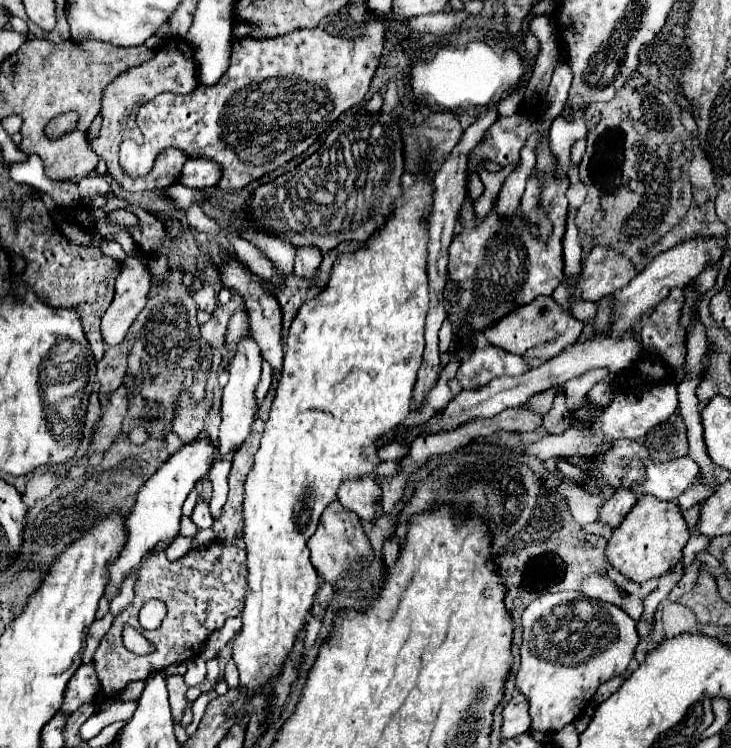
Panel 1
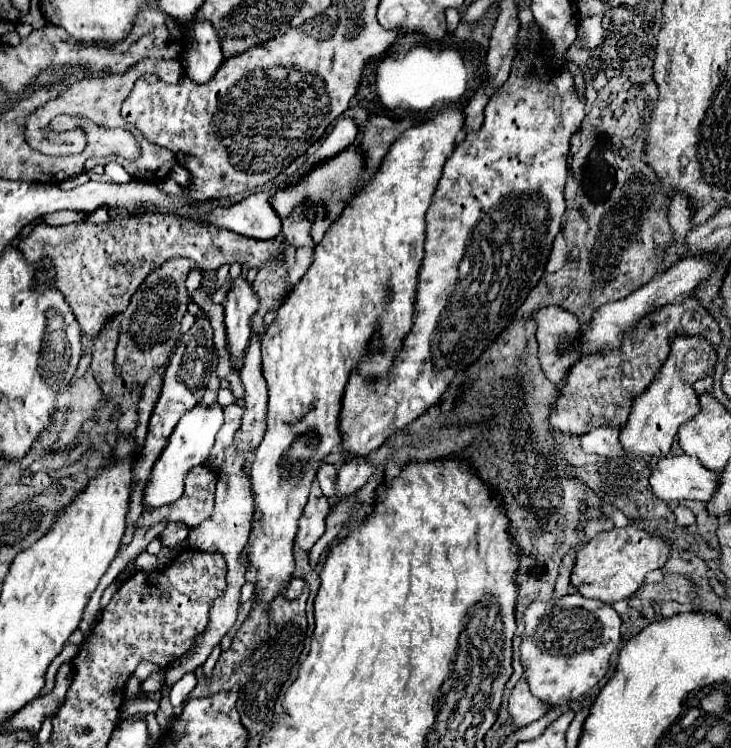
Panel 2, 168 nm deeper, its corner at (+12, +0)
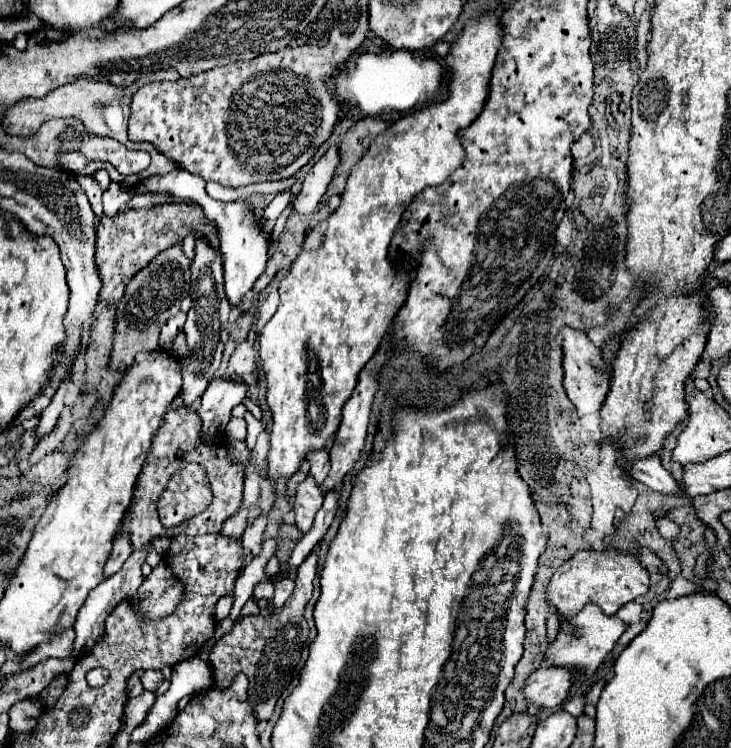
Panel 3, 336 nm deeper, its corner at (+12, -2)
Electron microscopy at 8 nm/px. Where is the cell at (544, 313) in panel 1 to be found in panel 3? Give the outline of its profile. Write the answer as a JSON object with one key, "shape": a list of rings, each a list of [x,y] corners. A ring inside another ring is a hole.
{"shape":[[[562,328],[560,336],[562,336],[562,350],[564,350],[564,366],[562,368],[564,368],[566,394],[568,394],[570,402],[576,406],[578,416],[594,414],[602,408],[602,402],[608,394],[612,368],[602,360],[600,350],[590,342],[590,338],[586,334],[582,334],[580,330]]]}

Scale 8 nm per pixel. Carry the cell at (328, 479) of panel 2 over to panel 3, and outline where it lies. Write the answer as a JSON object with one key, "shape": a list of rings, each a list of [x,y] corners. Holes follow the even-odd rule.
{"shape":[[[312,450],[312,454],[308,454],[308,462],[312,466],[312,476],[316,478],[318,484],[324,482],[328,470],[330,470],[330,460],[328,460],[328,450]]]}

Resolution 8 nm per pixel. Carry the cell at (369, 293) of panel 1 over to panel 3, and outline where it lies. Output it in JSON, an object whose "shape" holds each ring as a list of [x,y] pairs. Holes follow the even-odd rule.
{"shape":[[[488,10],[488,12],[482,12],[480,16],[476,18],[470,18],[466,20],[462,32],[450,42],[450,52],[448,56],[444,58],[446,60],[446,66],[448,70],[452,72],[452,78],[450,78],[450,94],[444,102],[432,102],[432,104],[426,104],[422,110],[414,110],[412,114],[408,116],[402,116],[400,120],[396,120],[388,130],[384,130],[382,134],[378,134],[374,138],[374,142],[370,144],[370,148],[364,152],[362,160],[352,168],[352,174],[346,182],[346,190],[342,194],[342,202],[340,206],[322,222],[318,222],[316,226],[312,226],[308,232],[306,232],[306,238],[302,242],[302,250],[298,254],[298,258],[292,262],[288,274],[282,278],[280,282],[280,306],[276,310],[276,314],[266,322],[266,326],[262,328],[262,334],[258,338],[258,346],[260,346],[260,358],[264,362],[264,372],[266,372],[266,382],[268,382],[268,406],[272,410],[272,430],[270,430],[270,452],[268,452],[268,474],[272,480],[276,482],[284,482],[288,480],[292,474],[296,474],[296,470],[300,468],[300,464],[306,460],[306,452],[308,450],[320,450],[326,446],[328,438],[338,430],[340,426],[340,420],[342,420],[342,406],[346,404],[346,400],[350,398],[356,382],[358,382],[358,374],[360,370],[366,366],[366,362],[374,356],[374,352],[378,350],[382,338],[388,334],[390,326],[392,326],[392,318],[396,318],[396,310],[400,310],[400,306],[404,306],[404,290],[408,288],[408,274],[404,274],[404,270],[408,270],[408,266],[392,266],[392,260],[388,258],[390,256],[390,240],[394,236],[394,230],[398,228],[400,224],[400,216],[402,212],[408,208],[408,204],[412,202],[412,198],[422,192],[426,186],[432,186],[432,184],[438,184],[438,182],[444,182],[448,174],[452,174],[452,170],[456,170],[464,158],[464,150],[458,142],[458,128],[466,128],[470,126],[482,112],[484,104],[486,104],[486,98],[490,94],[490,80],[492,80],[492,70],[494,70],[494,62],[496,62],[496,54],[498,54],[498,48],[500,48],[500,16],[494,12],[494,10]]]}

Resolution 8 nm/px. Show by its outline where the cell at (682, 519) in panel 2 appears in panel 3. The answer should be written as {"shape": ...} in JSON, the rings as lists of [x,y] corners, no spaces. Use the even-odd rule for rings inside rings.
{"shape":[[[658,518],[658,520],[656,520],[656,528],[658,528],[658,532],[660,532],[666,540],[676,538],[676,534],[678,534],[678,526],[676,526],[674,522],[670,522],[668,518]]]}

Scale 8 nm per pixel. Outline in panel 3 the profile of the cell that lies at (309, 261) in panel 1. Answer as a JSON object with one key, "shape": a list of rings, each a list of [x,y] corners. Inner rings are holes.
{"shape":[[[330,146],[326,150],[326,154],[312,166],[312,170],[308,172],[300,194],[294,198],[294,208],[298,214],[310,214],[314,212],[314,208],[318,206],[322,194],[326,192],[328,184],[334,178],[334,172],[340,164],[340,156],[338,156],[338,146]]]}

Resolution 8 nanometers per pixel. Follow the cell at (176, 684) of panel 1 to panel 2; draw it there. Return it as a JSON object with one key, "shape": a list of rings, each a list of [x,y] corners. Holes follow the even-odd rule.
{"shape":[[[152,674],[144,684],[142,684],[142,690],[144,692],[160,692],[164,686],[164,676],[162,674]]]}

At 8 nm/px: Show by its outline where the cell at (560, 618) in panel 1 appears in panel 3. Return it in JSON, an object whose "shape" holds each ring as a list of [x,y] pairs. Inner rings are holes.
{"shape":[[[586,604],[574,618],[570,618],[570,620],[566,620],[562,624],[558,640],[552,642],[552,644],[548,644],[546,660],[552,666],[568,666],[568,668],[580,670],[580,674],[576,676],[574,684],[576,686],[584,684],[584,682],[588,682],[596,674],[598,666],[612,652],[614,644],[624,634],[624,630],[626,630],[626,624],[618,616],[608,616],[608,614],[604,616],[602,610],[596,604]]]}

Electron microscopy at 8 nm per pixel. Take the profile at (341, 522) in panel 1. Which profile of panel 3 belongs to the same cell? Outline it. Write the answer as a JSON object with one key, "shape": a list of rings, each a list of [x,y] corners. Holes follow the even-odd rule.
{"shape":[[[308,476],[304,482],[298,484],[296,500],[294,500],[294,512],[296,512],[296,526],[304,534],[312,528],[314,516],[320,510],[322,500],[324,500],[324,494],[312,476]]]}

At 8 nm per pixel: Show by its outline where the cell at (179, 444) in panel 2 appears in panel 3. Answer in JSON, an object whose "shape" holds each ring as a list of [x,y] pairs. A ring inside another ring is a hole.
{"shape":[[[214,378],[206,392],[200,398],[198,414],[202,420],[202,436],[204,438],[220,438],[234,406],[242,404],[246,398],[248,384],[234,382],[228,378]]]}

